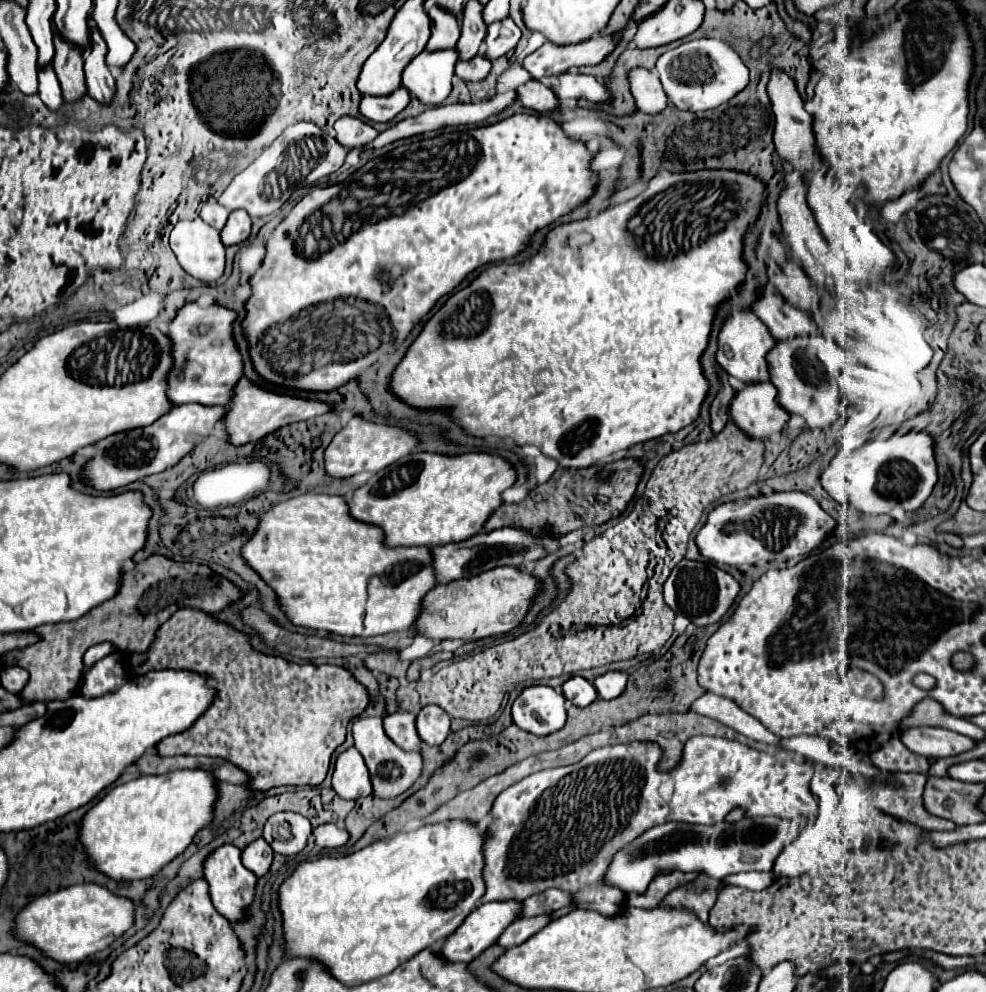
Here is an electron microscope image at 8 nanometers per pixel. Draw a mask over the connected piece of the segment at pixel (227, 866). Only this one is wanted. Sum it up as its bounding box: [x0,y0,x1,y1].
[203,845,257,923]

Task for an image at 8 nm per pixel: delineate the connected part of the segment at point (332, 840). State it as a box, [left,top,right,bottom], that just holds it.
[315,823,349,849]

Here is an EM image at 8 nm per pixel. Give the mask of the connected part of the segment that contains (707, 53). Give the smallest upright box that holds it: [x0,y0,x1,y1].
[657,39,749,111]

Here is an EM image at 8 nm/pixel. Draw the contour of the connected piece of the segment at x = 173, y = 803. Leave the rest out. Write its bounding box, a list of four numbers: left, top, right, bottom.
[79,771,215,881]

